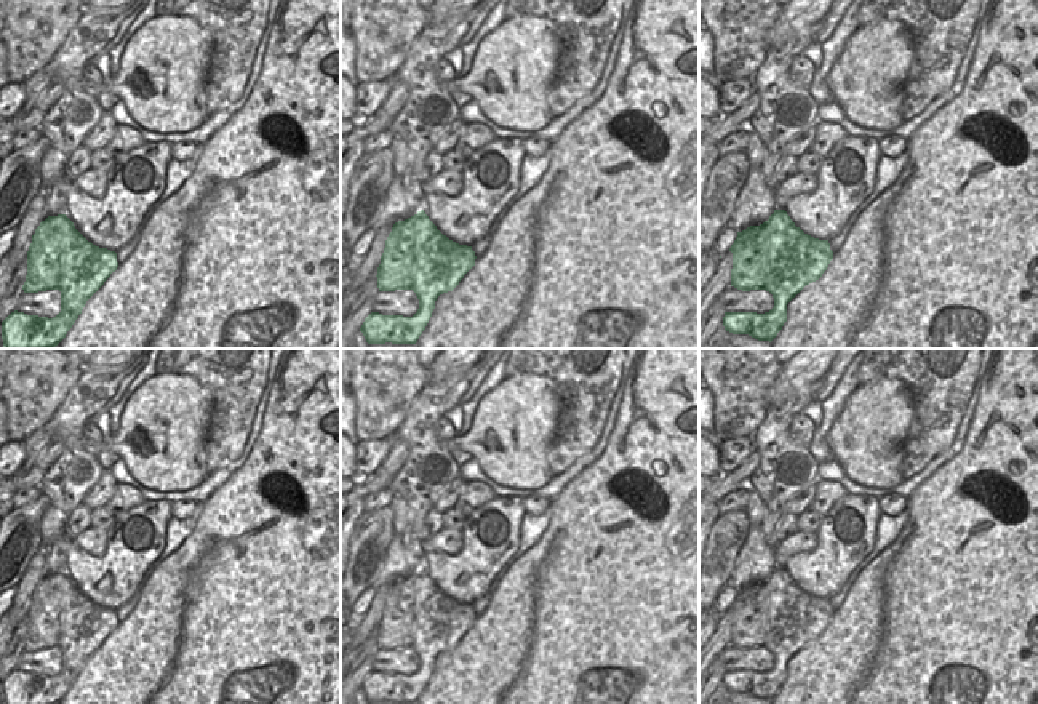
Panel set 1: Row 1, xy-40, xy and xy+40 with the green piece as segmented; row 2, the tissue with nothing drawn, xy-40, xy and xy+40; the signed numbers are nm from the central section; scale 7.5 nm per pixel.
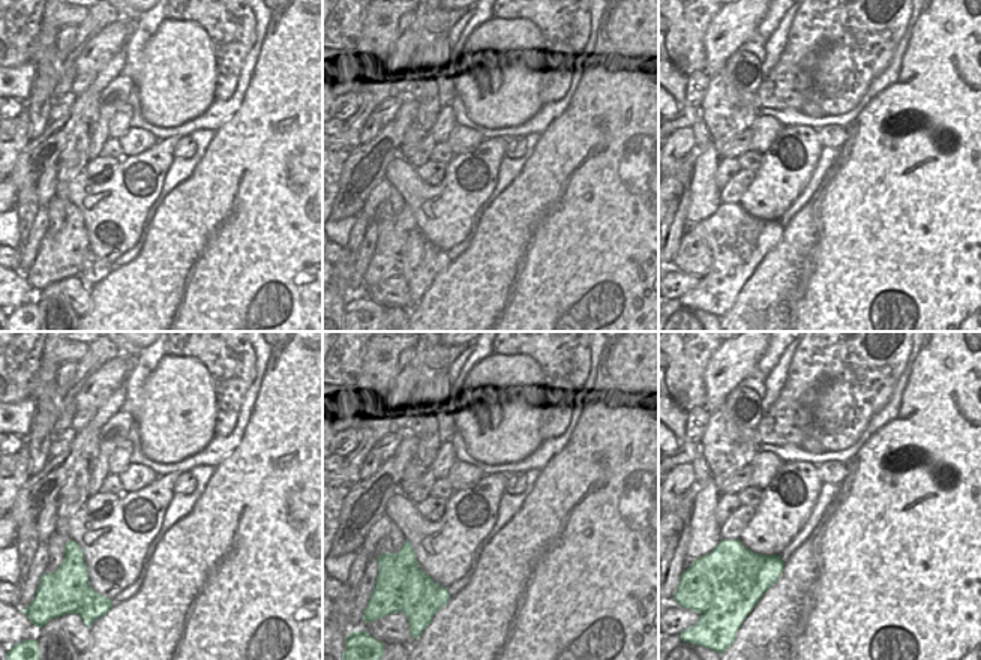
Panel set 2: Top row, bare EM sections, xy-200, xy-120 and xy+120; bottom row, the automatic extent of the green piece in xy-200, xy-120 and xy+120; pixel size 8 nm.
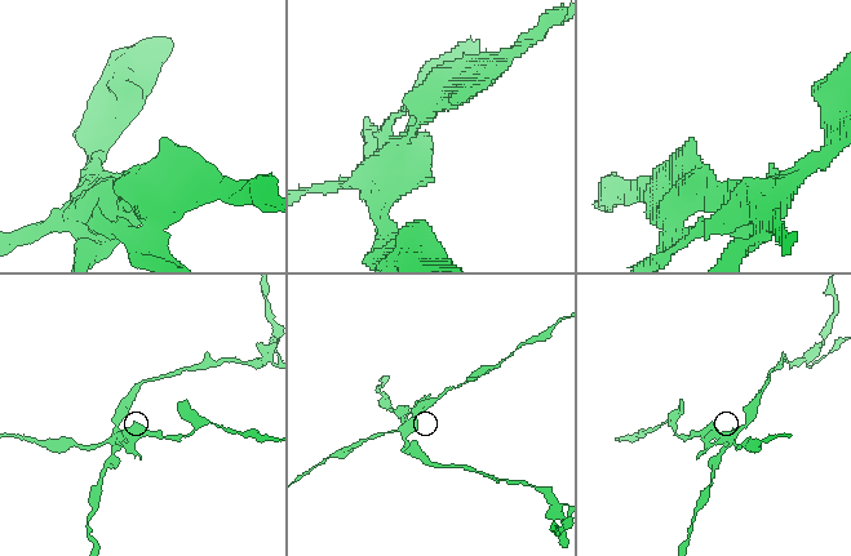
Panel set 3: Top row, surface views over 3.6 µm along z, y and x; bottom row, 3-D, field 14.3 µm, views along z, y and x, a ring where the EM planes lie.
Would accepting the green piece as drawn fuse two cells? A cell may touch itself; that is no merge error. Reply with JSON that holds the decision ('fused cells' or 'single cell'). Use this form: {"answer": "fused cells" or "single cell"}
{"answer": "fused cells"}

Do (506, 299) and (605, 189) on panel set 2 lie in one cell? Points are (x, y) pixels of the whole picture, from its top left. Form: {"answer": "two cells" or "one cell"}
{"answer": "one cell"}

